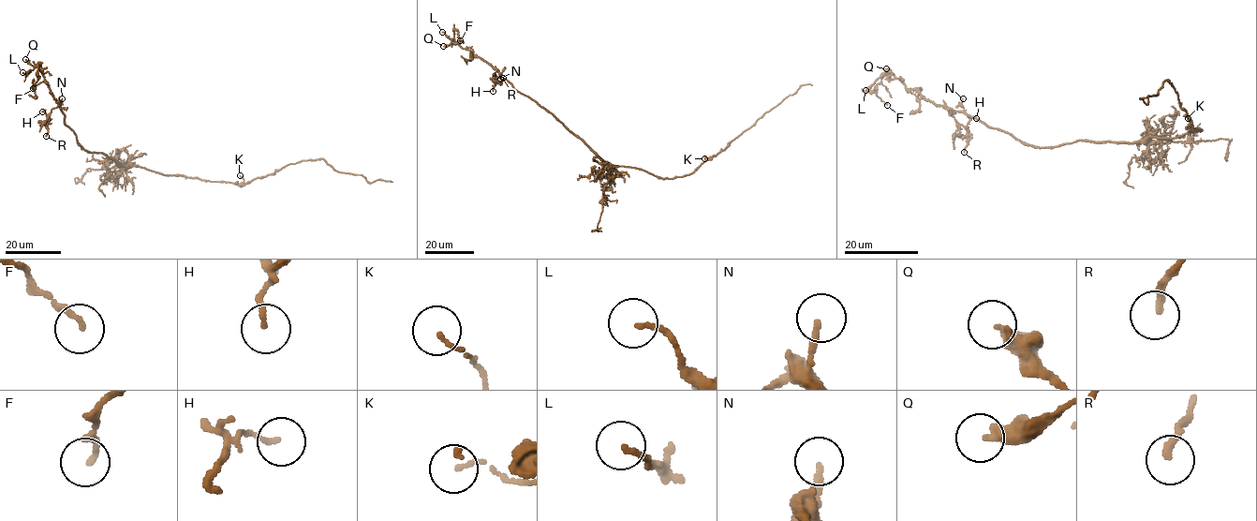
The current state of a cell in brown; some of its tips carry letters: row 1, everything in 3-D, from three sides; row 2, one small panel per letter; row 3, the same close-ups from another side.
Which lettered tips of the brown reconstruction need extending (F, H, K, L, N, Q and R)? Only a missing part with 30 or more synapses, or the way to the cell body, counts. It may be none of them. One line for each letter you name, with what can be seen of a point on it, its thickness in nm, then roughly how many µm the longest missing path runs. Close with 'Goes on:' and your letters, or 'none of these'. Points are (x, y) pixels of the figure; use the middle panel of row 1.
Goes on: none of these

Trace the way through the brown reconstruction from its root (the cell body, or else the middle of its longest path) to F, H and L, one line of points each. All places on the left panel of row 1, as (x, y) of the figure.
F: (140, 168), (121, 166), (104, 154), (81, 149), (66, 126), (38, 64), (38, 78), (33, 88)
H: (140, 168), (121, 166), (104, 154), (81, 149), (59, 106), (48, 117), (42, 111)
L: (140, 168), (121, 166), (104, 154), (81, 149), (66, 126), (38, 64), (22, 72)

